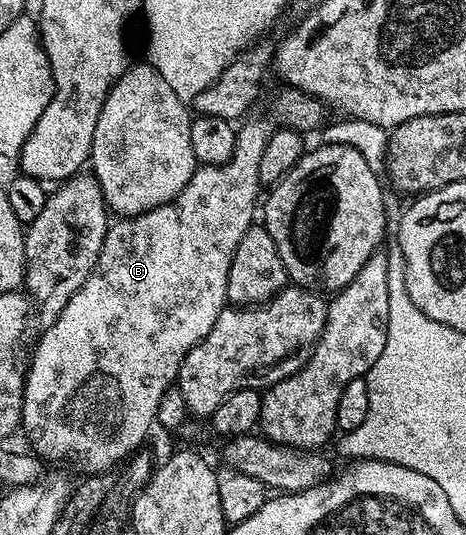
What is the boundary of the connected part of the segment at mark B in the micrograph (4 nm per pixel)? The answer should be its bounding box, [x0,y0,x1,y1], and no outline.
[21,117,272,475]

